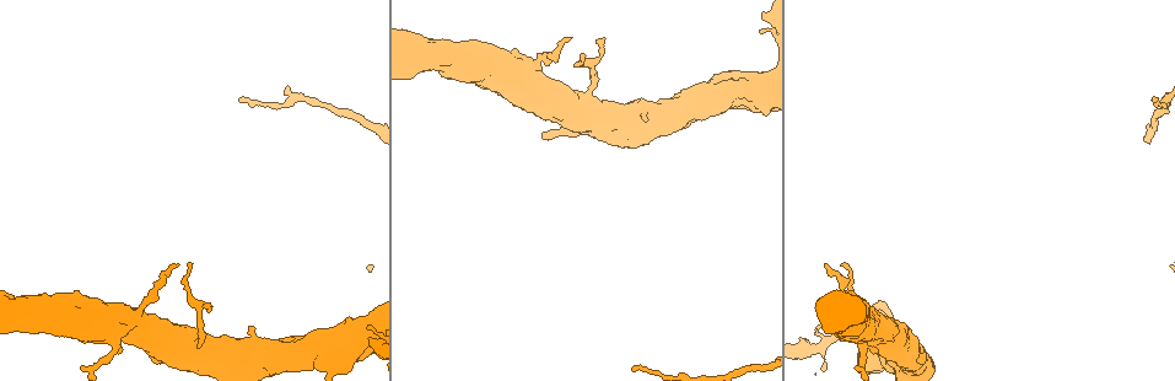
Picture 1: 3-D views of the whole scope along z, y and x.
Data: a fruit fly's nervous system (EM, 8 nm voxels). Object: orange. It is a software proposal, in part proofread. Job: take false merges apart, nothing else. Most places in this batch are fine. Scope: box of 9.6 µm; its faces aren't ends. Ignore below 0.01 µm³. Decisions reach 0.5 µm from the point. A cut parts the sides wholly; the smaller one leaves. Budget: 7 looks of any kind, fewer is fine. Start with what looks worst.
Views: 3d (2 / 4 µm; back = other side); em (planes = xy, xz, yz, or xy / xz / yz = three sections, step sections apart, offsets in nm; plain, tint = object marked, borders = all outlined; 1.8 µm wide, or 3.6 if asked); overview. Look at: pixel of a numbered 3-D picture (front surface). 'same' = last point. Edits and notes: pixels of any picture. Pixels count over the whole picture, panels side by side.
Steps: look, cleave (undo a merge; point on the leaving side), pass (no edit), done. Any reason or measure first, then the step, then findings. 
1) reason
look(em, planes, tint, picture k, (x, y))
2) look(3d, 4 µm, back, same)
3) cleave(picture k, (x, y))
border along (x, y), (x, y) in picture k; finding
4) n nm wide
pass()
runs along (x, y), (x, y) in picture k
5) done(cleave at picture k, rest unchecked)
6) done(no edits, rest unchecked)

sharp bend
look(em, 3.6 µm, planes, plain, picture 1, (133, 318))

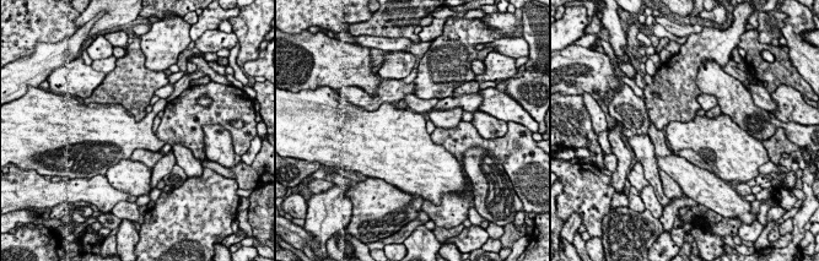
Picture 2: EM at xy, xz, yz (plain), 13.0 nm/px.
look(em, 3.6 µm, planes, tint, same)

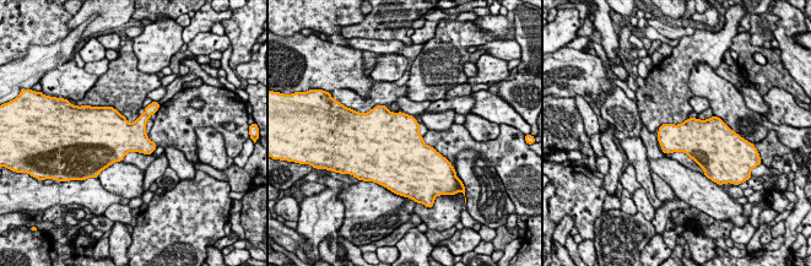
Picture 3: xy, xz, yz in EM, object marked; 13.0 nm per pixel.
pass()
one neuron here

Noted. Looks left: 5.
sharp bend
look(3d, 4 µm, picture 1, (195, 342))

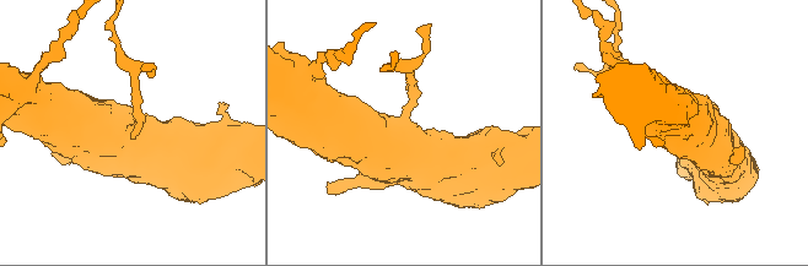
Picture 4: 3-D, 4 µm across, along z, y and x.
look(em, 3.6 µm, yz, step 16, tint, picture 4, (129, 130))

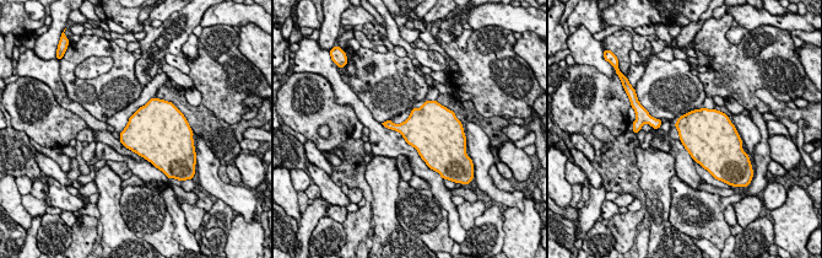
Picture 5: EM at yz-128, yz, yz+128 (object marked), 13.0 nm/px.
pass()
all the same neuron

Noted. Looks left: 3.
thick turns thin
look(em, 3.6 µm, yz, step 8, tint, picture 1, (332, 349))

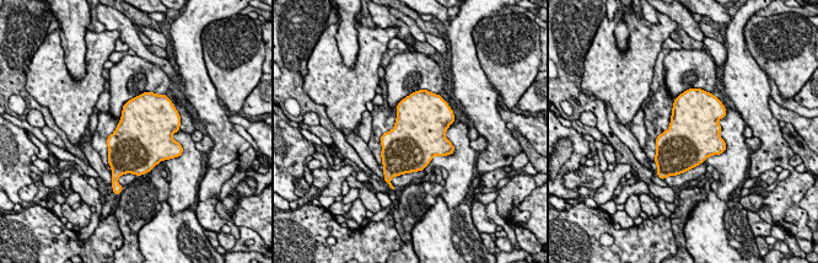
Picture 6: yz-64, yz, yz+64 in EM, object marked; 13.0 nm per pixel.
look(em, 3.6 µm, planes, tint, same)

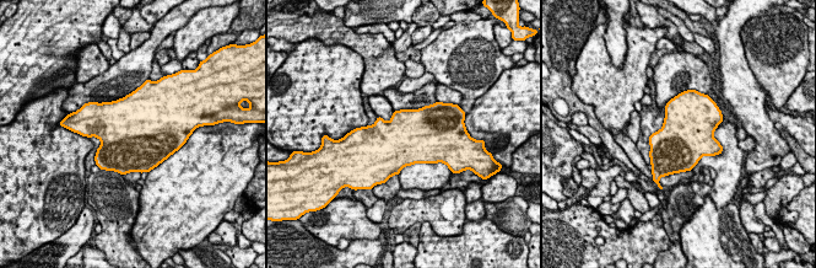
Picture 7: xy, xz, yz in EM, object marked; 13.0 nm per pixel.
pass()
all the same neuron

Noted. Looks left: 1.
done(no edits, rest unchecked)

